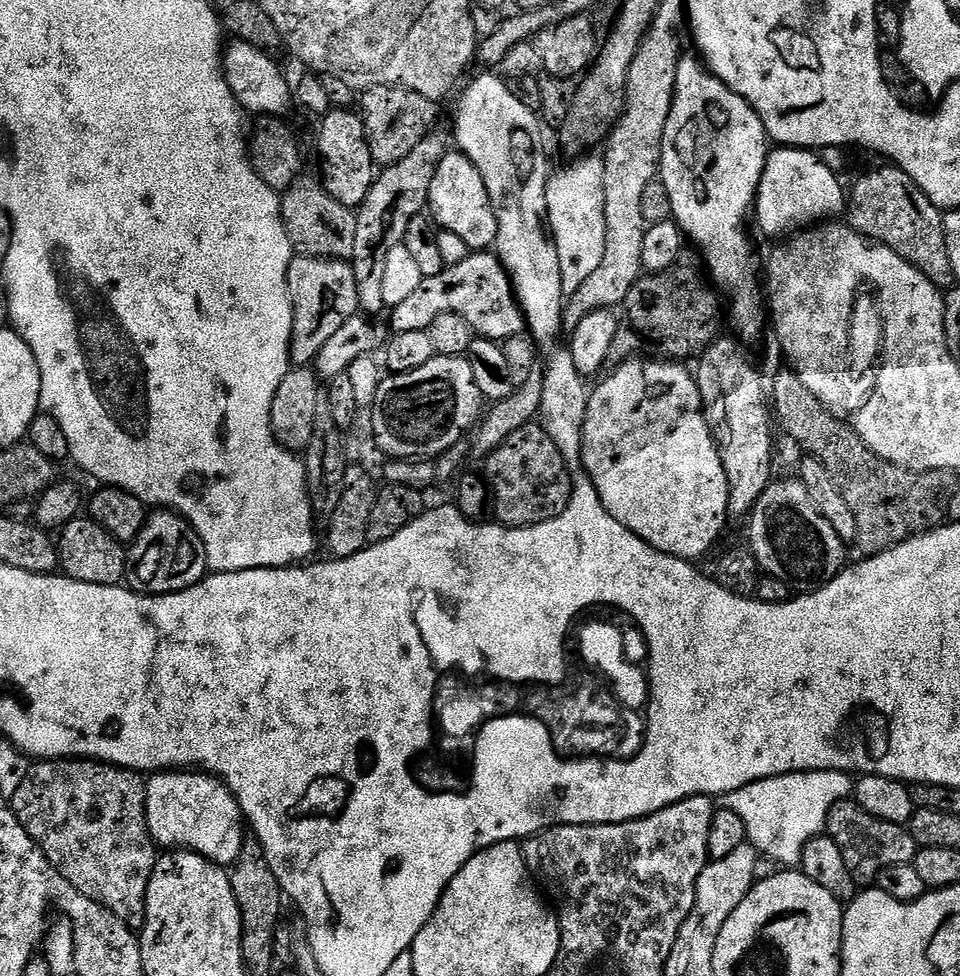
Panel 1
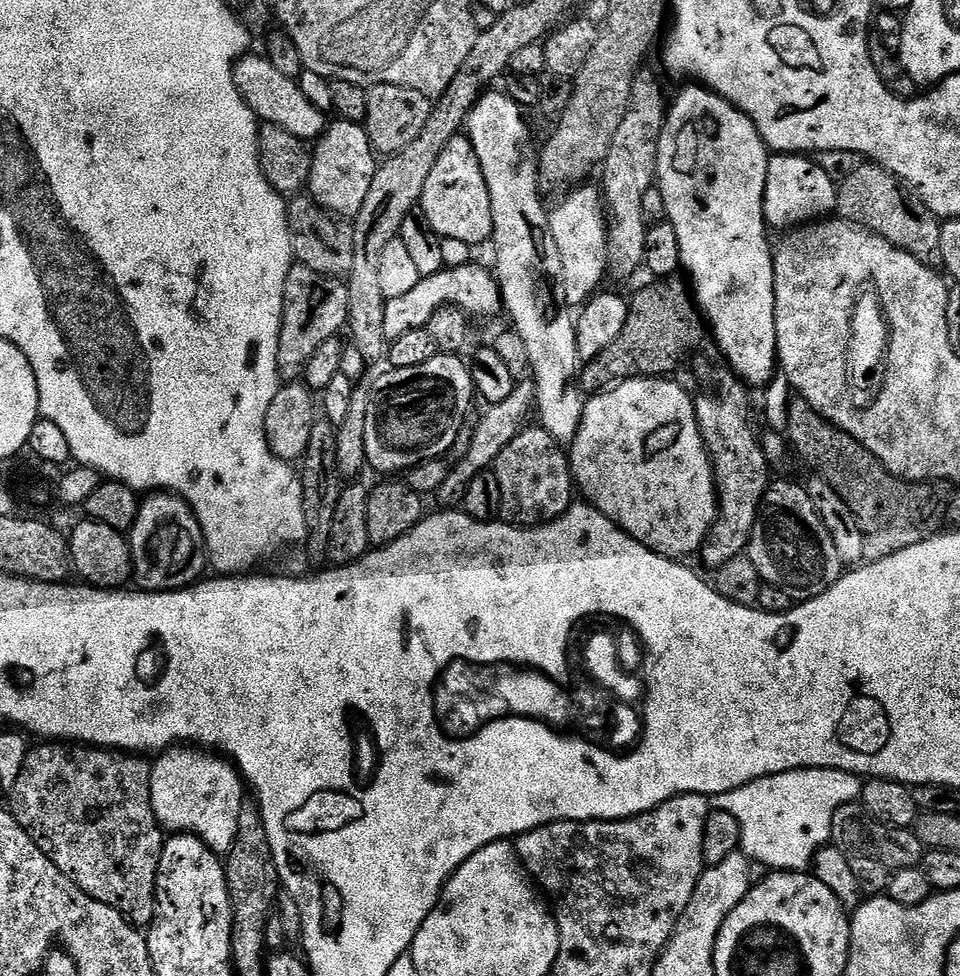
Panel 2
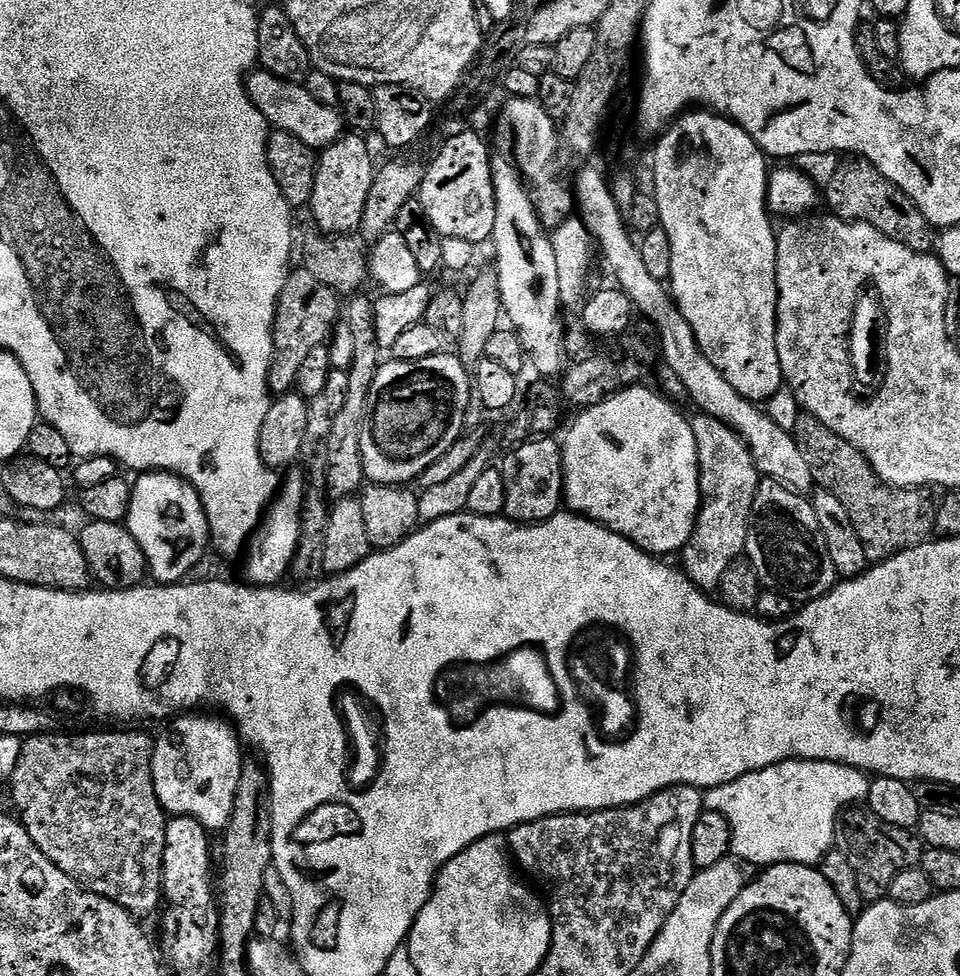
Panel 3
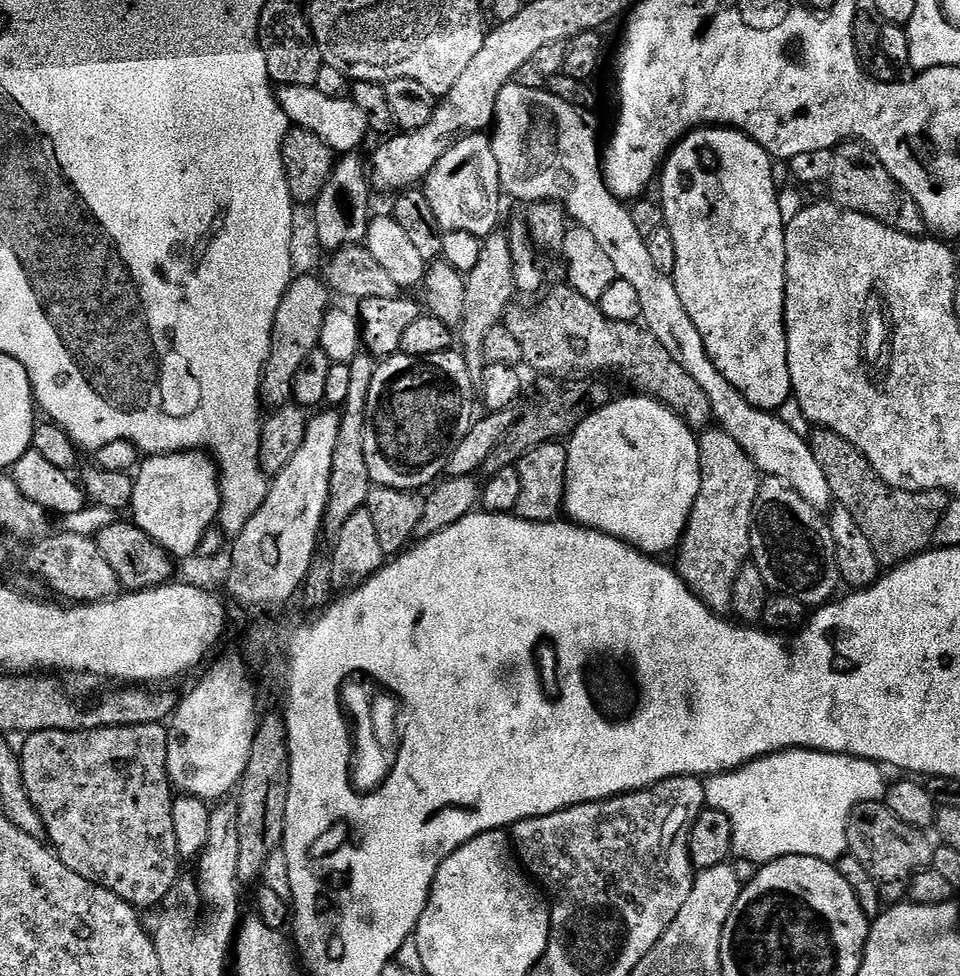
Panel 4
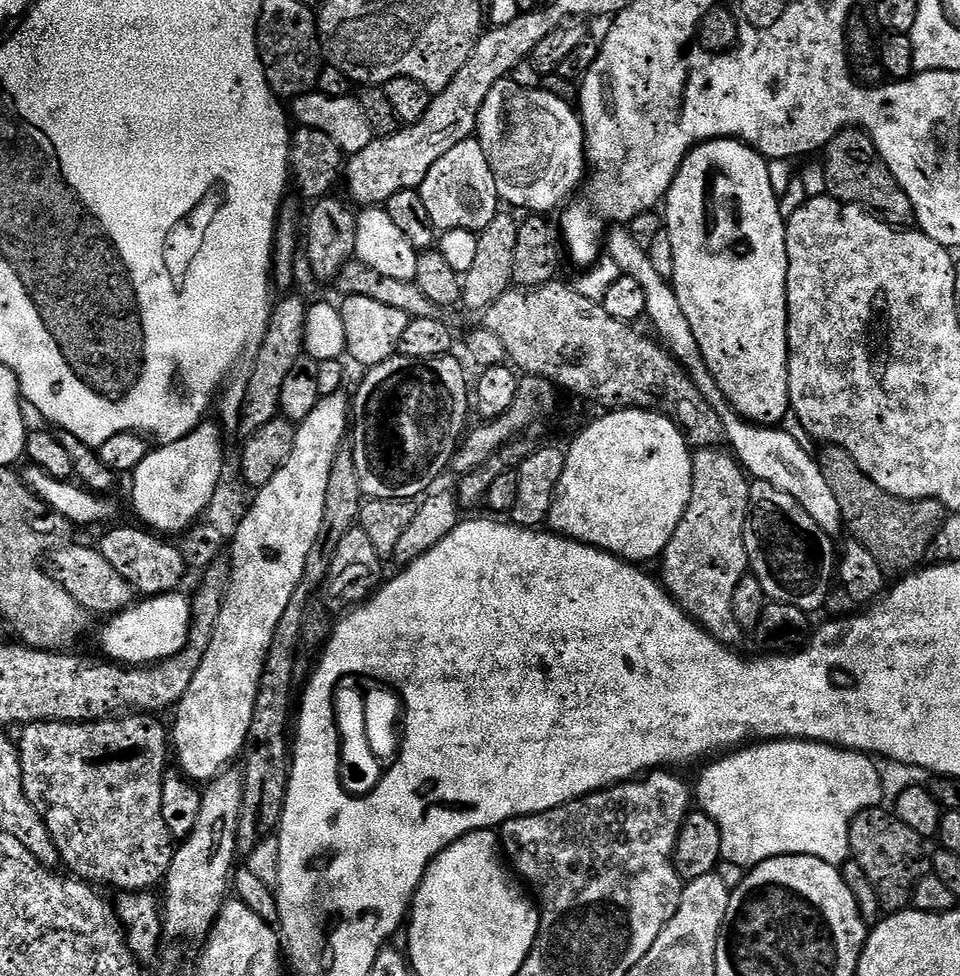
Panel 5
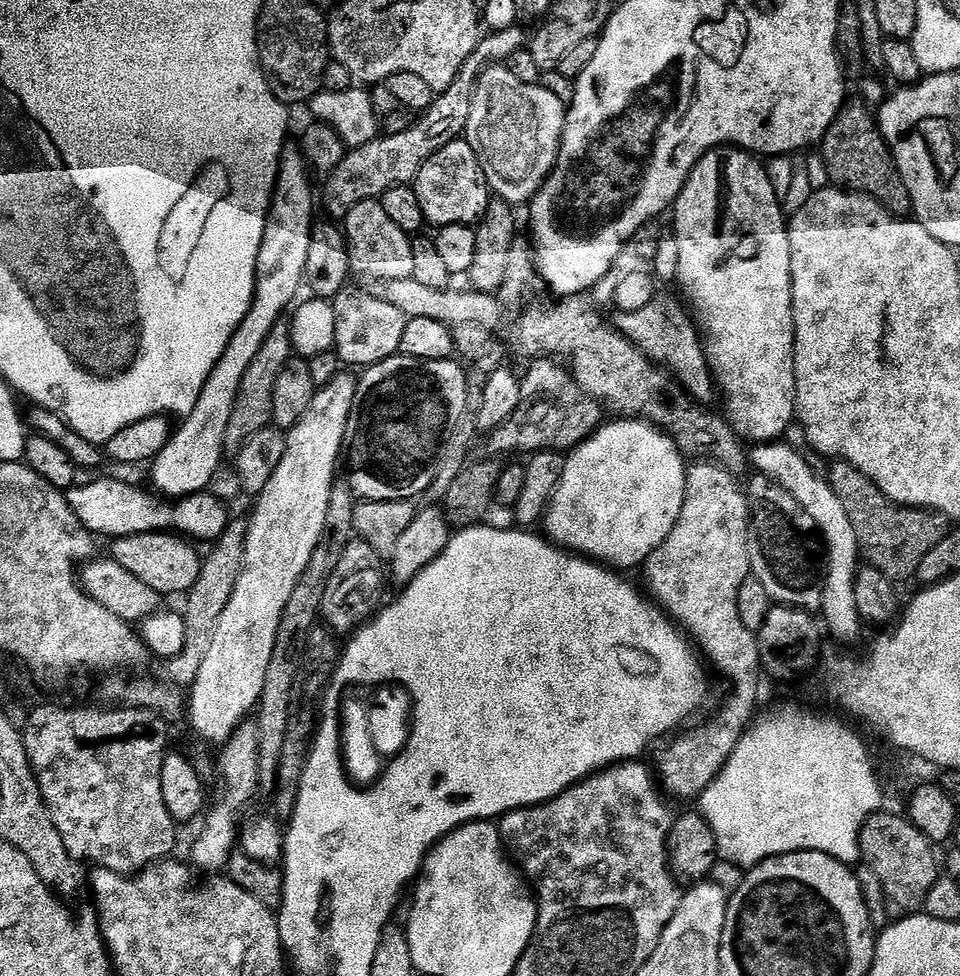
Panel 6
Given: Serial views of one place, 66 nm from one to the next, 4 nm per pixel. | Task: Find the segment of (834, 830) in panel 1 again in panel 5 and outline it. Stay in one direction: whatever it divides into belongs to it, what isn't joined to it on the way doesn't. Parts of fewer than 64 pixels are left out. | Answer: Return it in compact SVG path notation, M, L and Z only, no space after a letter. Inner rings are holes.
M883 807L867 808L862 810L852 820L852 825L848 830L848 846L851 859L856 860L858 867L864 871L864 876L868 879L870 887L876 891L876 896L880 899L880 904L885 909L885 913L905 911L909 907L912 899L912 888L929 871L930 860L924 856L925 841L910 826L898 819L891 811L883 812Z

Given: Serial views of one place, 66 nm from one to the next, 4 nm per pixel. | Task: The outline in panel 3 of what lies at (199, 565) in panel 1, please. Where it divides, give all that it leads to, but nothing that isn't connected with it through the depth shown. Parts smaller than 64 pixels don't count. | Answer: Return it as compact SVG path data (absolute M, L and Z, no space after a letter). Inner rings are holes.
M145 472L135 477L131 485L129 512L126 527L129 534L138 542L142 554L148 563L147 575L152 576L157 585L179 584L187 581L188 576L200 564L200 559L210 552L210 537L208 534L208 519L202 504L202 498L194 485L173 472Z

